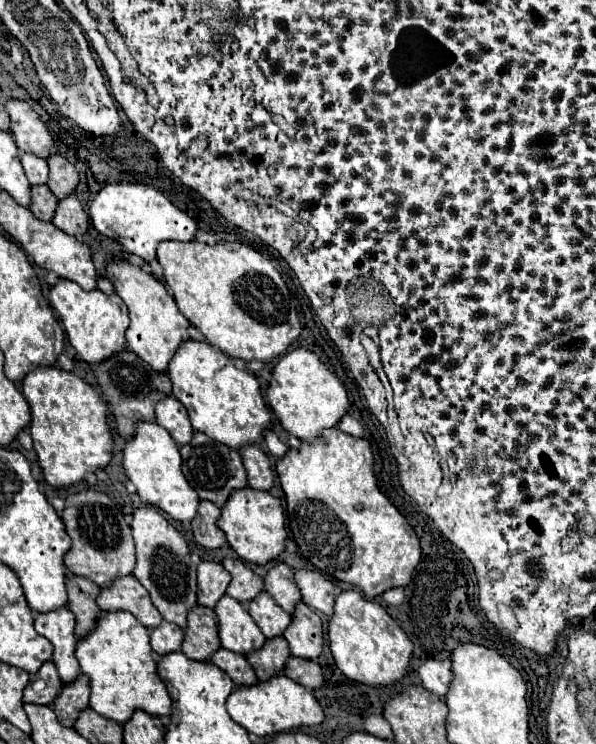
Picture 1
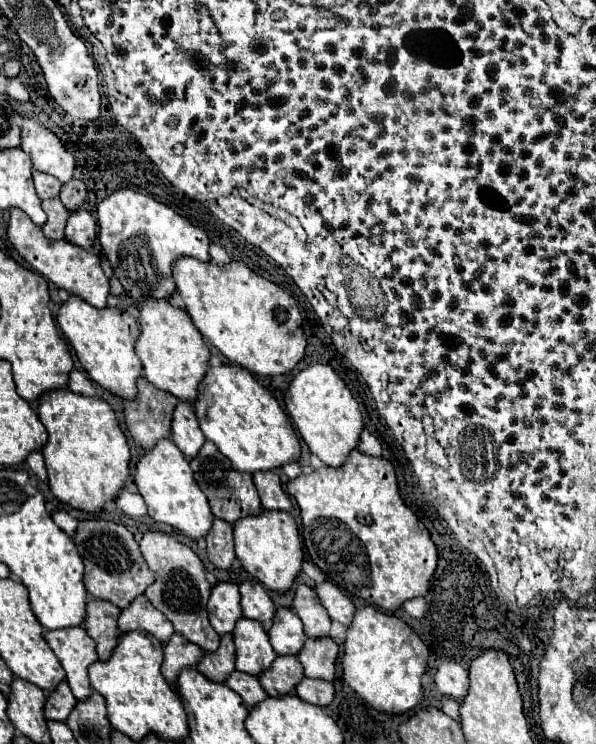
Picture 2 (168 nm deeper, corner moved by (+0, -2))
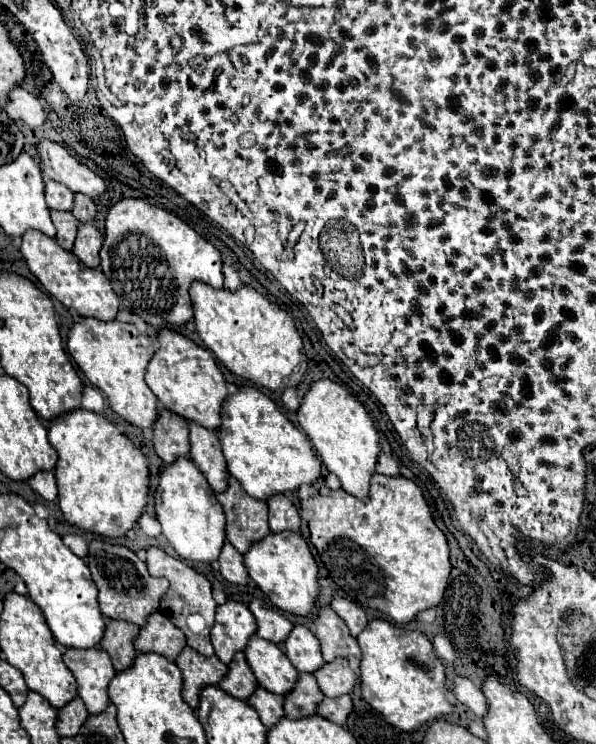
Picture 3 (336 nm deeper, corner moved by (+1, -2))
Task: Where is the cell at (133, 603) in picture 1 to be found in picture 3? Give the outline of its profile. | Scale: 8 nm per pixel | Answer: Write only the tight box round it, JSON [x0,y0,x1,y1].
[134,611,186,661]

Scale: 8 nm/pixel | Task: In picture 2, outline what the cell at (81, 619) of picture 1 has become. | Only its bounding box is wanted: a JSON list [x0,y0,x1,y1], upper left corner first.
[85,597,119,661]

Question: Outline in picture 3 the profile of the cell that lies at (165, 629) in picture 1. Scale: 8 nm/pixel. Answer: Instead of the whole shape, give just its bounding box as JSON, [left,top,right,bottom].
[174,647,226,709]

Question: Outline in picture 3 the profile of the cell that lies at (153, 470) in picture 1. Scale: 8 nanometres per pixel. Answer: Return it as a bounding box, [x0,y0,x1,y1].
[152,457,226,563]

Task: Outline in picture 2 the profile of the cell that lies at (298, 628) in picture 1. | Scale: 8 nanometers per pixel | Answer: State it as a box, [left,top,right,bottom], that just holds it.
[299,639,339,681]

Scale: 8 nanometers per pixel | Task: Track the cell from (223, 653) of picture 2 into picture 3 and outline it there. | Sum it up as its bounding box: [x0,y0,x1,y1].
[218,651,258,701]

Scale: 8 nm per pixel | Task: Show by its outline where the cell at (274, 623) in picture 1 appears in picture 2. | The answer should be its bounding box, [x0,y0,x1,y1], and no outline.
[269,609,305,655]

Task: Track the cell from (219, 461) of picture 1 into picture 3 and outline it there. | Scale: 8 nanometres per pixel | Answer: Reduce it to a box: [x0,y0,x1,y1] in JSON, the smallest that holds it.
[216,477,270,551]

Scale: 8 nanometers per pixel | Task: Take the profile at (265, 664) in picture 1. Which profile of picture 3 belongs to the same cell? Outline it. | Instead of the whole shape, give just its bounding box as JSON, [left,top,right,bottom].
[284,673,322,717]

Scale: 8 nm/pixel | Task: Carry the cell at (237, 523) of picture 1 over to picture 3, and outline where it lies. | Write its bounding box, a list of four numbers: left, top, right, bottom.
[244,531,318,615]

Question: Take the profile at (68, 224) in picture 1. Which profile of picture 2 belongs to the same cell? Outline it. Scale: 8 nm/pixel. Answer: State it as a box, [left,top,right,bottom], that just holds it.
[65,209,97,249]

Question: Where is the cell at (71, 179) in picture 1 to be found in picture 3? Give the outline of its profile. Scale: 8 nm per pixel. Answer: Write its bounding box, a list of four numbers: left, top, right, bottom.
[72,193,96,223]

